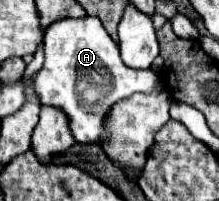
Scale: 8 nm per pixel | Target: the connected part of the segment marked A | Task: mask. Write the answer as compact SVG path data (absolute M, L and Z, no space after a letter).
M94 16L62 18L48 24L44 32L46 60L34 80L34 90L42 104L58 106L66 112L76 142L102 144L106 138L102 120L114 102L132 96L134 92L152 94L162 90L160 78L152 68L132 70L122 62L118 46Z

